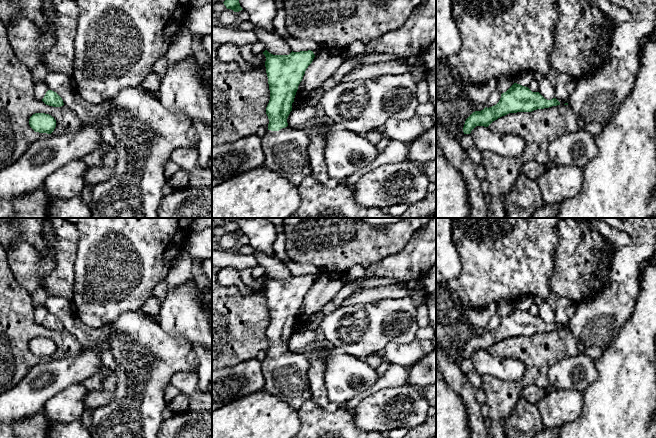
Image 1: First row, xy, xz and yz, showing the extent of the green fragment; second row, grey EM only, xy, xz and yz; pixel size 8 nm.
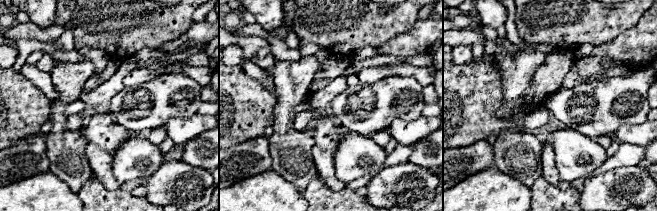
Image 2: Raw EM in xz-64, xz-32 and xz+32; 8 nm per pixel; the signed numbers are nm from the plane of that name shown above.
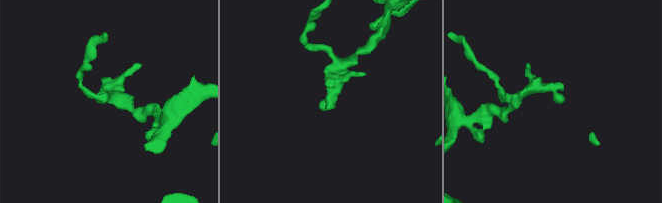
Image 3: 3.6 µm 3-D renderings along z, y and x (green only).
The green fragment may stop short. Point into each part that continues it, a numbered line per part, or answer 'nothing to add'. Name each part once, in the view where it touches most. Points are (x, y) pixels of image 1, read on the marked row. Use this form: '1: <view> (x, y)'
1: xz (285, 151)

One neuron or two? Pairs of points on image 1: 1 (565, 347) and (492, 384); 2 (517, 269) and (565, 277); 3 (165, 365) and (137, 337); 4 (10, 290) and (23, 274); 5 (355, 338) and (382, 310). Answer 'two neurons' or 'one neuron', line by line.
1: one neuron
2: two neurons
3: one neuron
4: two neurons
5: one neuron

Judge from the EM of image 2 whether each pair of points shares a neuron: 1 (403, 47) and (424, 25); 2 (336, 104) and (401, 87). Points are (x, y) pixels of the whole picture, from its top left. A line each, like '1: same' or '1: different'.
1: same
2: same

